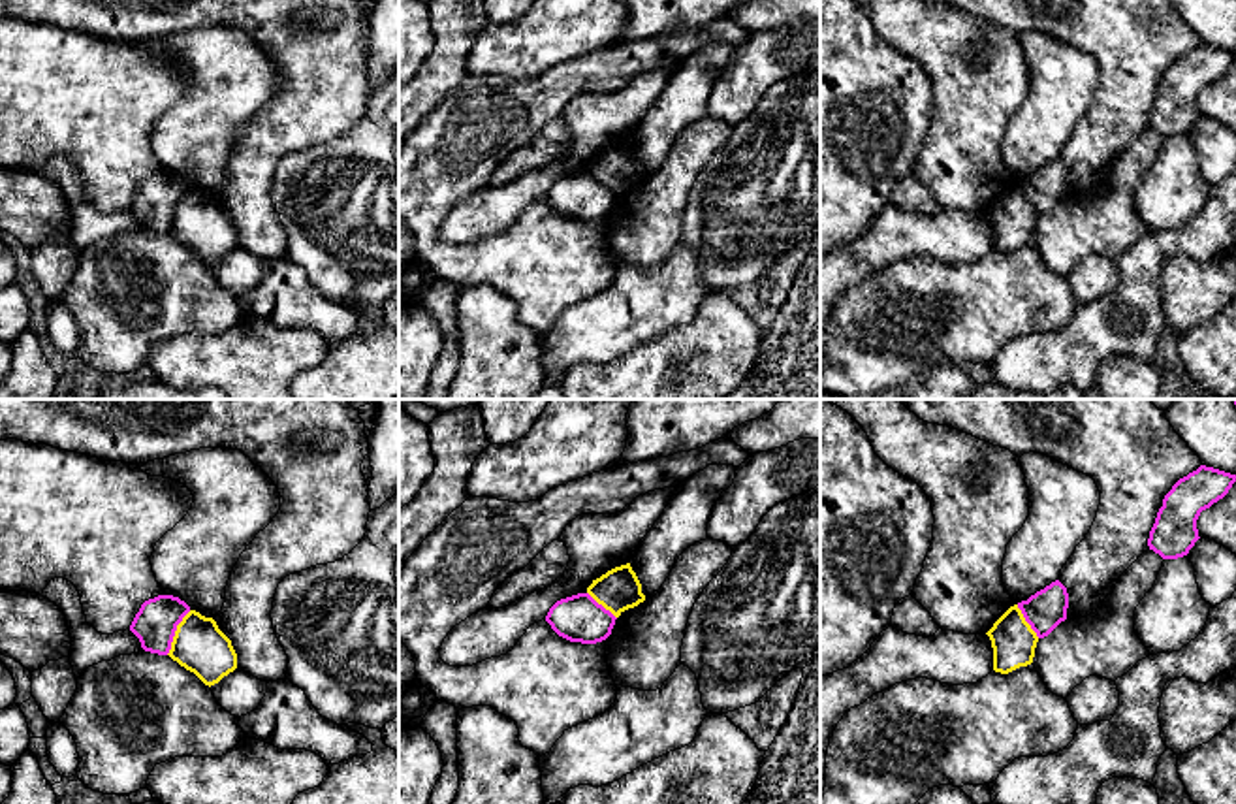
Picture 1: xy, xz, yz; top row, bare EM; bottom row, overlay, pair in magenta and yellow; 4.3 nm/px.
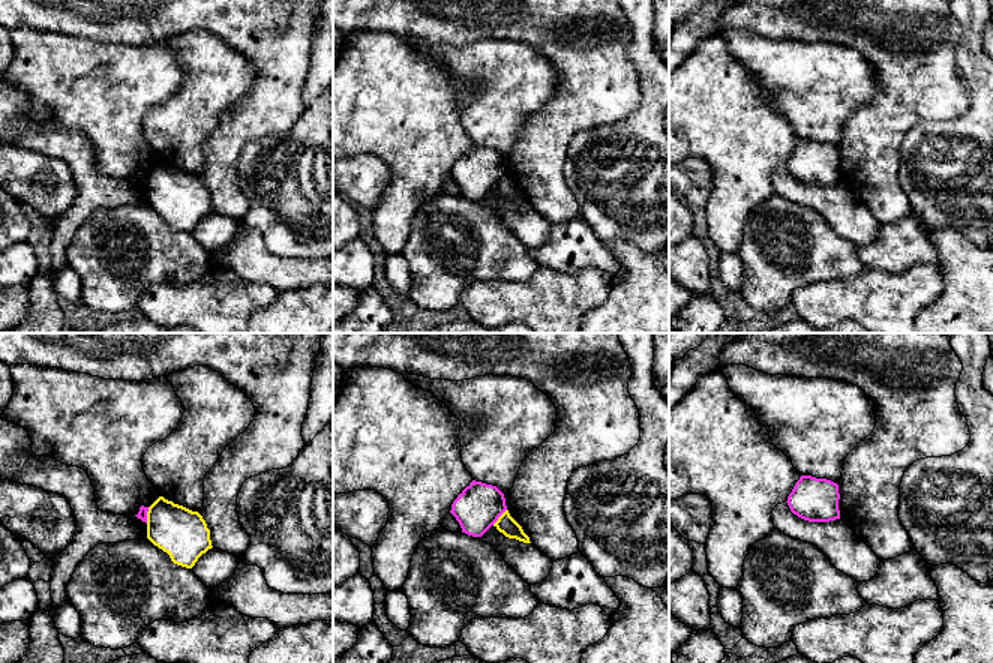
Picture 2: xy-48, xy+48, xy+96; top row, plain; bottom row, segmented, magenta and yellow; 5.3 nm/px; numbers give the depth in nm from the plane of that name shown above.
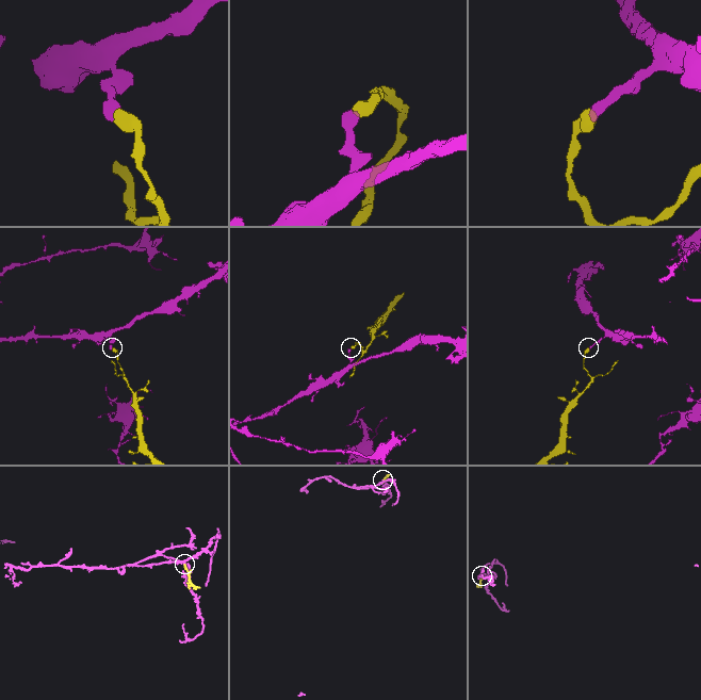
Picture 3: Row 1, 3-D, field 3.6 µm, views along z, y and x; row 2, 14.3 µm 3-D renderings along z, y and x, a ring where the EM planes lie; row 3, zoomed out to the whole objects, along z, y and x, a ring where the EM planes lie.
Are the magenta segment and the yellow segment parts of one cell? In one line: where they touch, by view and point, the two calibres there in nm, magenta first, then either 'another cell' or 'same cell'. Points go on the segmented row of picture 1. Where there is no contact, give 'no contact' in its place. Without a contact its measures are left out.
xy (174, 633) | 180/220 nm | another cell

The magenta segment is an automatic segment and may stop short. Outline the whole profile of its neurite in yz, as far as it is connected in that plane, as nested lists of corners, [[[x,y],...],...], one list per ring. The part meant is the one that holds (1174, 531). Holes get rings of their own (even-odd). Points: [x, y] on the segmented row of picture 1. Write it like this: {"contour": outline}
{"contour": [[[1200,465],[1180,478],[1165,495],[1149,531],[1148,546],[1163,559],[1178,559],[1189,554],[1200,539],[1196,520],[1202,510],[1223,499],[1236,474]]]}

